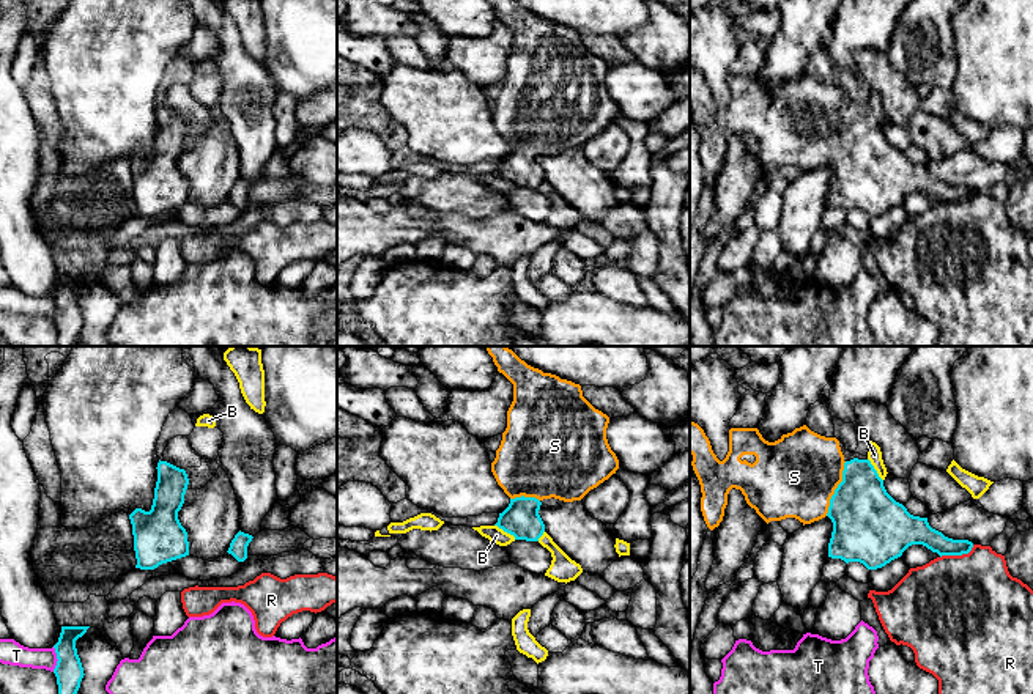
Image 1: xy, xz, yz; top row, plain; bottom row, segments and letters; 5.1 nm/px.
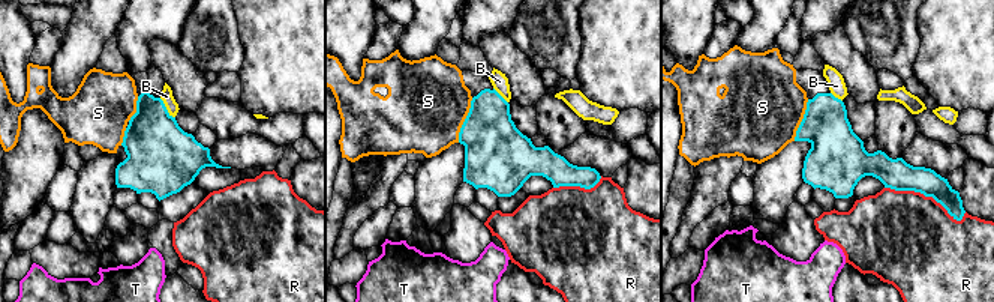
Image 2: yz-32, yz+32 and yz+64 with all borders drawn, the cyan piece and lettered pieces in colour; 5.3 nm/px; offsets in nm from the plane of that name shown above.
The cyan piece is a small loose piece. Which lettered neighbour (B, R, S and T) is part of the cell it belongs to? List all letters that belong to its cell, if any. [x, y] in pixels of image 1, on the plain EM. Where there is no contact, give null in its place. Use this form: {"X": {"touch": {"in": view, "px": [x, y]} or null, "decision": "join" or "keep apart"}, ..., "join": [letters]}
{"B": {"touch": {"in": "xz", "px": [506, 178]}, "decision": "keep apart"}, "R": {"touch": {"in": "yz", "px": [958, 202]}, "decision": "keep apart"}, "S": {"touch": {"in": "yz", "px": [836, 136]}, "decision": "join"}, "T": {"touch": {"in": "xy", "px": [57, 306]}, "decision": "keep apart"}, "join": ["S"]}

